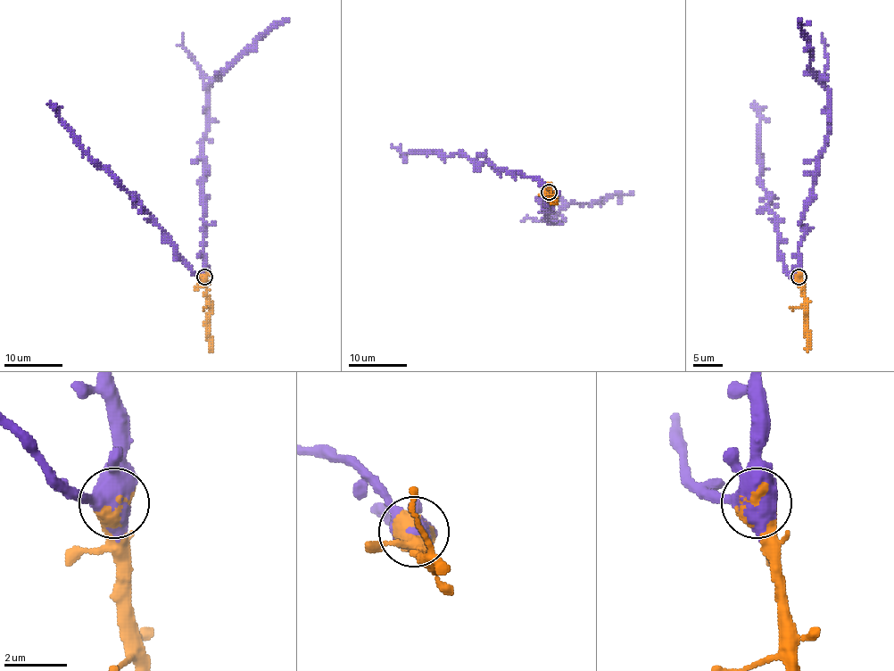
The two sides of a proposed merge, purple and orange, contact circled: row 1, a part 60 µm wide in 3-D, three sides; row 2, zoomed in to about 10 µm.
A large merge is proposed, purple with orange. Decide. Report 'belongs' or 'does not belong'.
belongs

